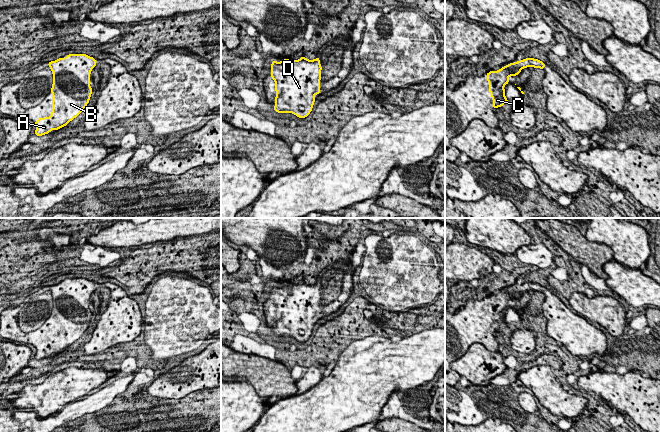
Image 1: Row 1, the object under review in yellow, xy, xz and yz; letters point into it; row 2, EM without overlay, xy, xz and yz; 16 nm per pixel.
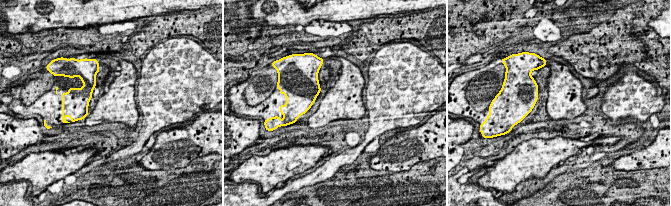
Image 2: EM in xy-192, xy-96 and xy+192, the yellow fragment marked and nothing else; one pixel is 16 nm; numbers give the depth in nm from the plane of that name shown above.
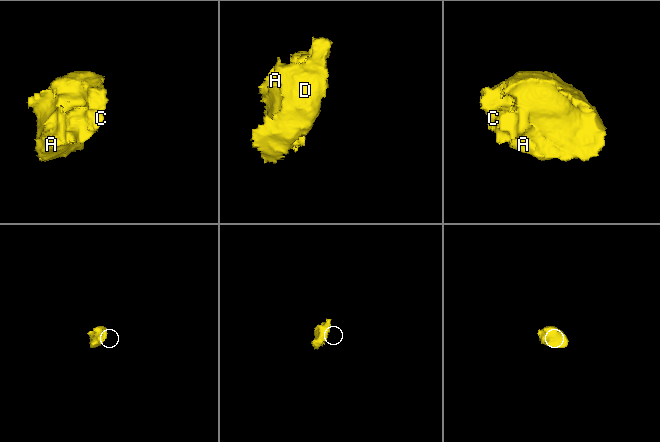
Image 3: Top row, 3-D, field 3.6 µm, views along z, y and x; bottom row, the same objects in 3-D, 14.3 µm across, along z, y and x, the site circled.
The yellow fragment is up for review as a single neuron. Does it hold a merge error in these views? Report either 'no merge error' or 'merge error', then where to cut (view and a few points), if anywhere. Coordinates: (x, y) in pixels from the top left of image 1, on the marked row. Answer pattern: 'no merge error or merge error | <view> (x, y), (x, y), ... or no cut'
no merge error | no cut

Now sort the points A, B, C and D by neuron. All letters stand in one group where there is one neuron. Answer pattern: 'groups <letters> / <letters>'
groups A B C D

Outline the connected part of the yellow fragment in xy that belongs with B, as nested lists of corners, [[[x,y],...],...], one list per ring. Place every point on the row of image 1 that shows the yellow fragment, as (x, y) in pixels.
[[[85,54],[65,55],[48,63],[53,73],[52,114],[34,122],[36,136],[66,126],[83,111],[92,93],[90,73],[96,65],[96,59]]]

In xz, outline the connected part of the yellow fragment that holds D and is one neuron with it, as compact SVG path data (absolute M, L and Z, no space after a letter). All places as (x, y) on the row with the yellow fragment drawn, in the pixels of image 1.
M298 57L296 60L284 59L282 62L271 61L271 77L275 81L274 111L279 113L293 113L299 118L305 118L312 111L315 94L320 94L321 69L320 58L308 60Z

